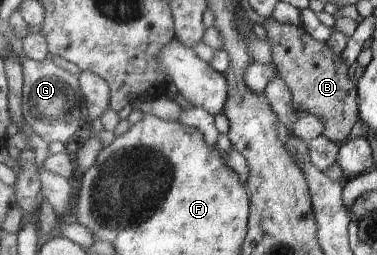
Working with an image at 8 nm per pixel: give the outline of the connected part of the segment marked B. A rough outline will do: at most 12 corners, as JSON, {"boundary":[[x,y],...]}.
{"boundary":[[272,17],[277,74],[297,112],[338,146],[356,121],[349,66],[301,26]]}

